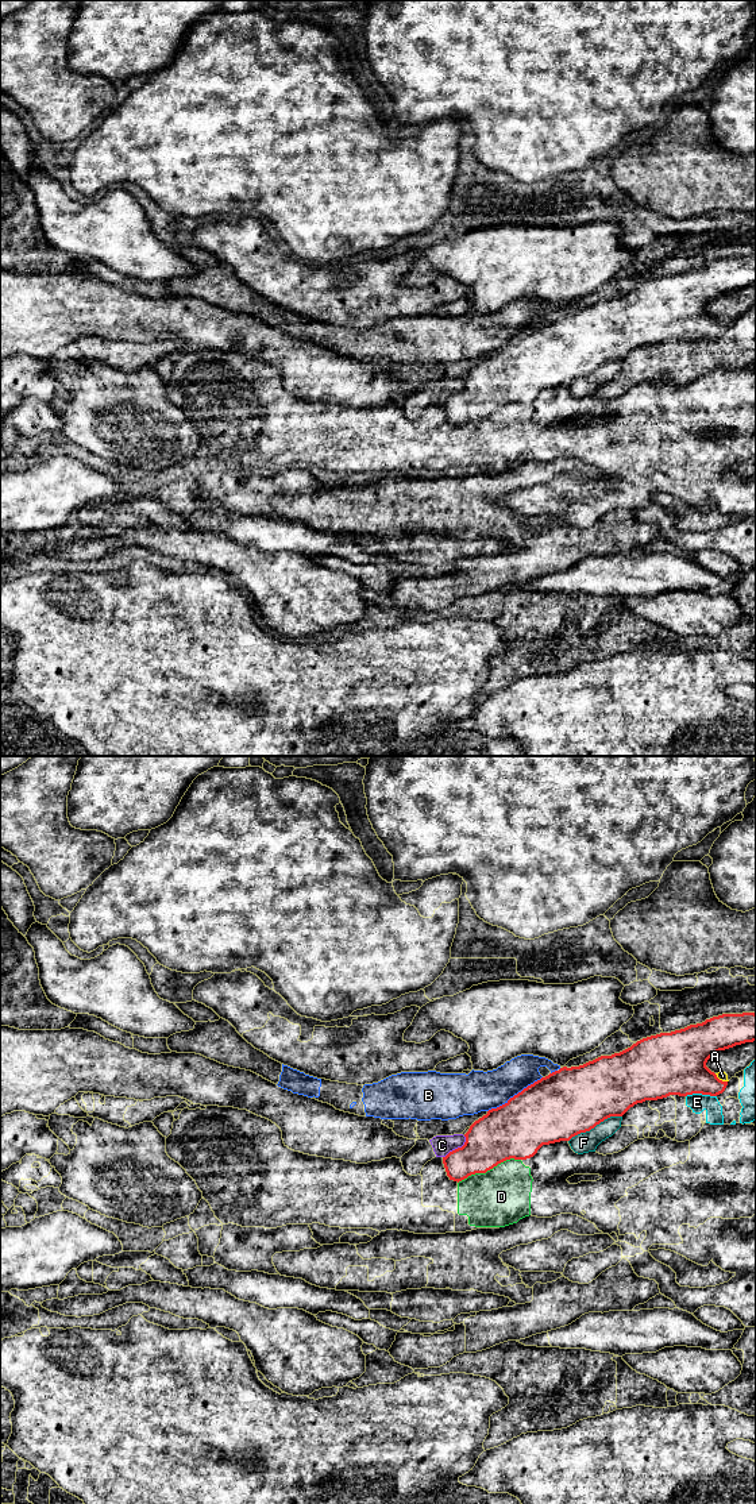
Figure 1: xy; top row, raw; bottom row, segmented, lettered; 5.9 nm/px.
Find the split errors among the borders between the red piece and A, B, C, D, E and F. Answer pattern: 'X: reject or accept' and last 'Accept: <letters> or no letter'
A: reject
B: reject
C: reject
D: reject
E: reject
F: reject
Accept: no letter

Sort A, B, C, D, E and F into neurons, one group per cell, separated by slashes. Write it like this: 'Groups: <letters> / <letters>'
Groups: A / B / C / D / E / F

